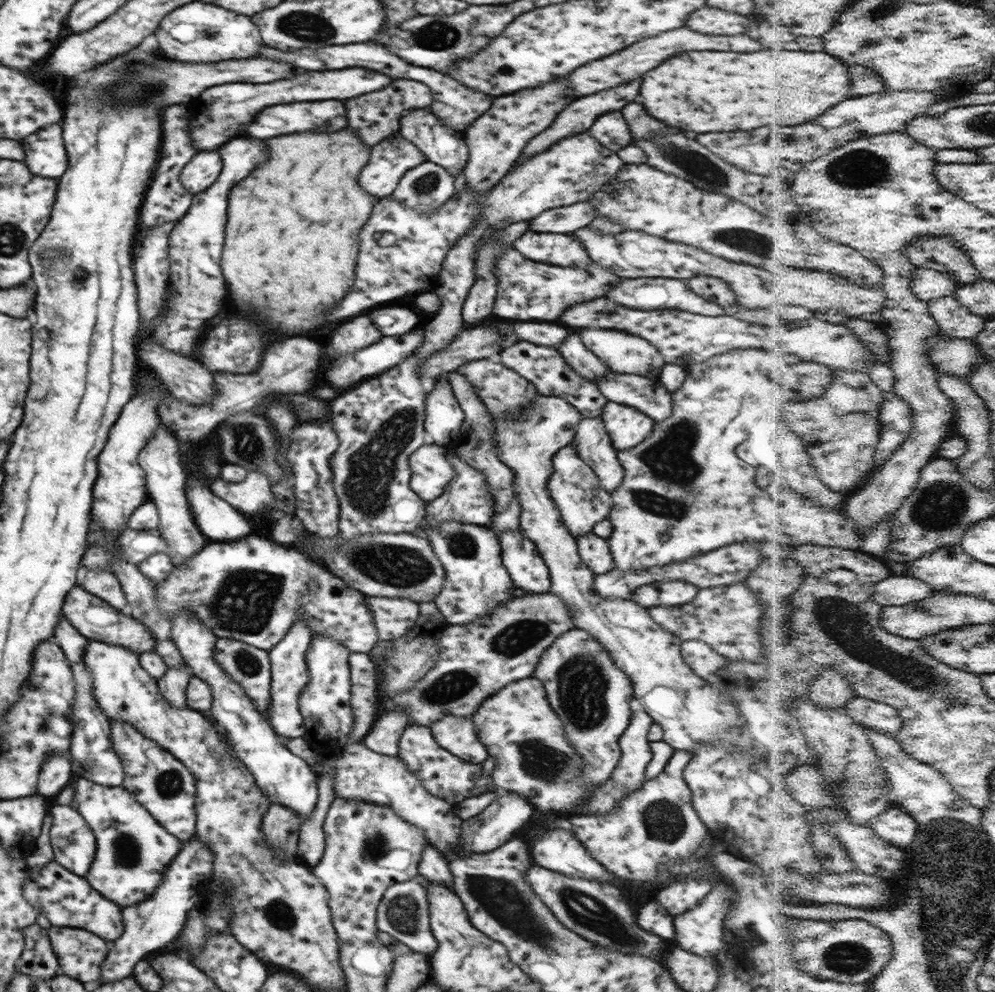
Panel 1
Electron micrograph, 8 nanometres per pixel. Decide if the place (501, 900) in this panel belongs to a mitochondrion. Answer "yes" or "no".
yes

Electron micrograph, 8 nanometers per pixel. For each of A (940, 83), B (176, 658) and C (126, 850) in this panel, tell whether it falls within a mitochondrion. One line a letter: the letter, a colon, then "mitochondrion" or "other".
A: other
B: other
C: mitochondrion

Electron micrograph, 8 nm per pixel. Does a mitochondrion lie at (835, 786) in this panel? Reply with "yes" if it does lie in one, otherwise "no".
no

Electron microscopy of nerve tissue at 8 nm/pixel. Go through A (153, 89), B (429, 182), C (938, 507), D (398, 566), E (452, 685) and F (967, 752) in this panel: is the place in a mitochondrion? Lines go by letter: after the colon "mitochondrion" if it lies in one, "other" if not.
A: mitochondrion
B: mitochondrion
C: mitochondrion
D: mitochondrion
E: mitochondrion
F: other

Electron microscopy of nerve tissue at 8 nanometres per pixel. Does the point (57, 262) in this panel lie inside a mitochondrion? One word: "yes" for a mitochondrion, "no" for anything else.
yes

